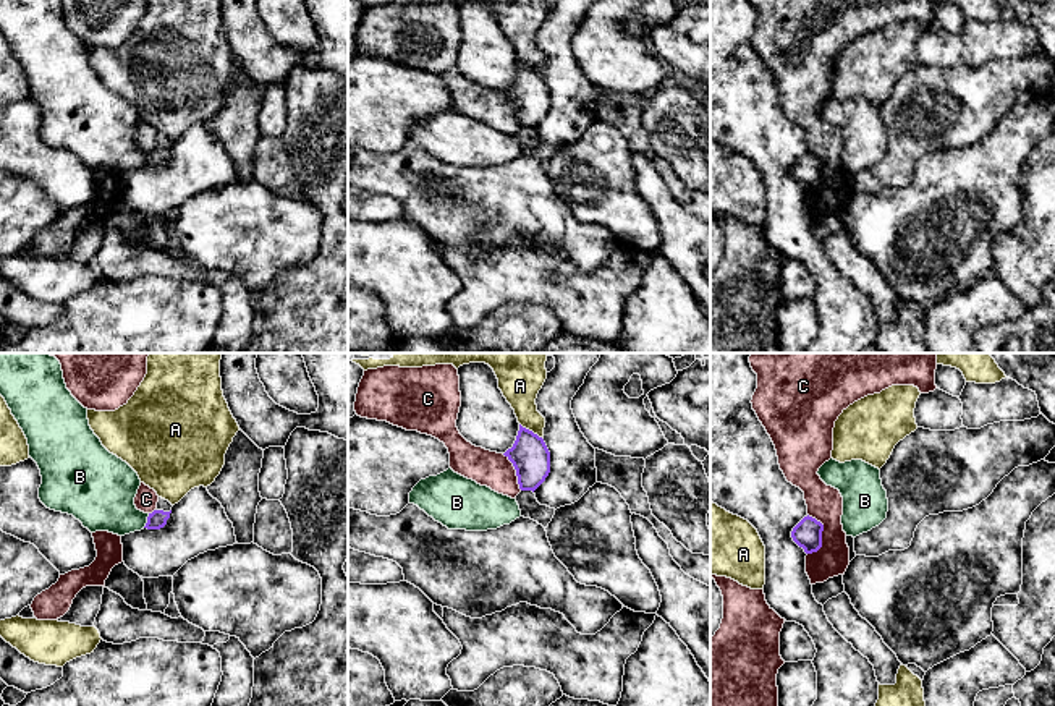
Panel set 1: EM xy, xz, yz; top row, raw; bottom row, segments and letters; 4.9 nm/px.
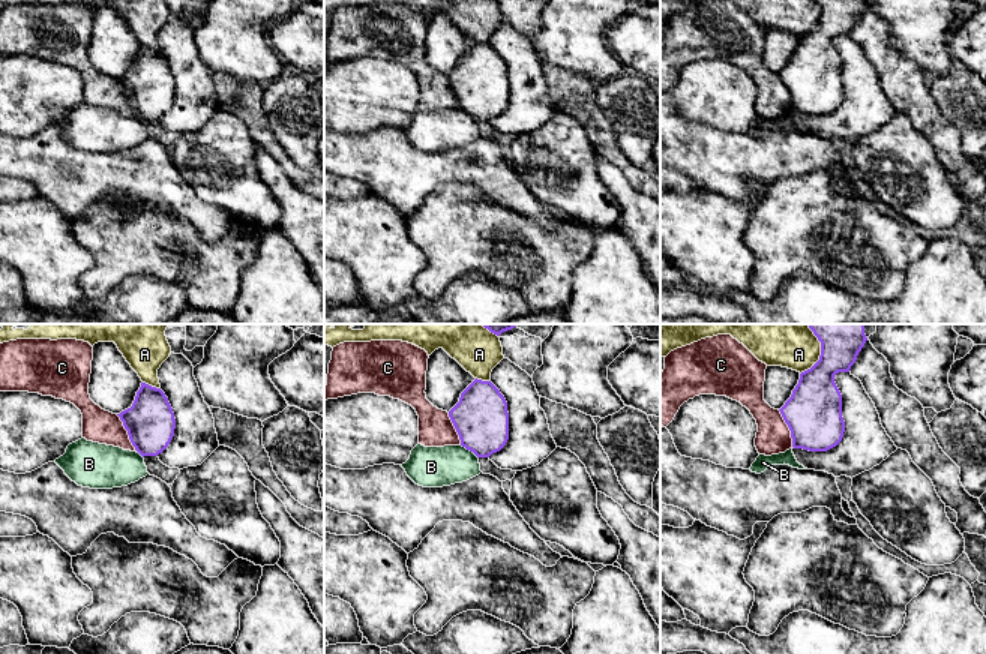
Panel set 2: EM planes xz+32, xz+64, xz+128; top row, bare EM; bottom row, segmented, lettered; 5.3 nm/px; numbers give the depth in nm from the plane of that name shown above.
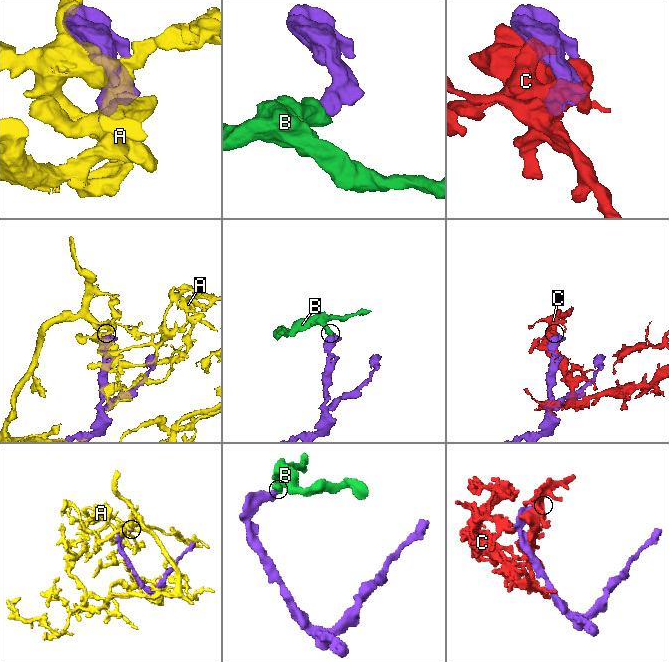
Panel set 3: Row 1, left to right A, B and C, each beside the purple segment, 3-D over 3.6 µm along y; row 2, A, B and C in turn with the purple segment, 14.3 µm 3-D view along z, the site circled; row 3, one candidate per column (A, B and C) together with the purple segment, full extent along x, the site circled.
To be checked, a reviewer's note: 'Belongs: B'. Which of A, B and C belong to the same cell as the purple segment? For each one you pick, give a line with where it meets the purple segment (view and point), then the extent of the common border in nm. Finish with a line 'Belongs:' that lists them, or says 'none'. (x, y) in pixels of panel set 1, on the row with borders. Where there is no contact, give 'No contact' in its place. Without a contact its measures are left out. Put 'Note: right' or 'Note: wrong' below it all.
Belongs: none
Note: wrong

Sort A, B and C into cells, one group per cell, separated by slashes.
A / B / C

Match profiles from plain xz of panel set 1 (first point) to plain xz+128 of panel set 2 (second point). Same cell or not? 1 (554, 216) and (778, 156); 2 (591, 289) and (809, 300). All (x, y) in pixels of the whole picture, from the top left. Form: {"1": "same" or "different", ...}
{"1": "same", "2": "different"}

